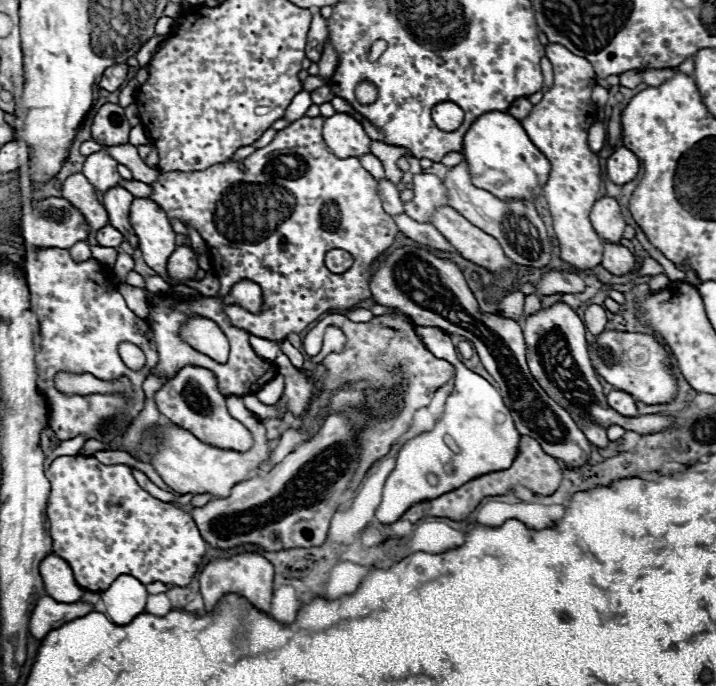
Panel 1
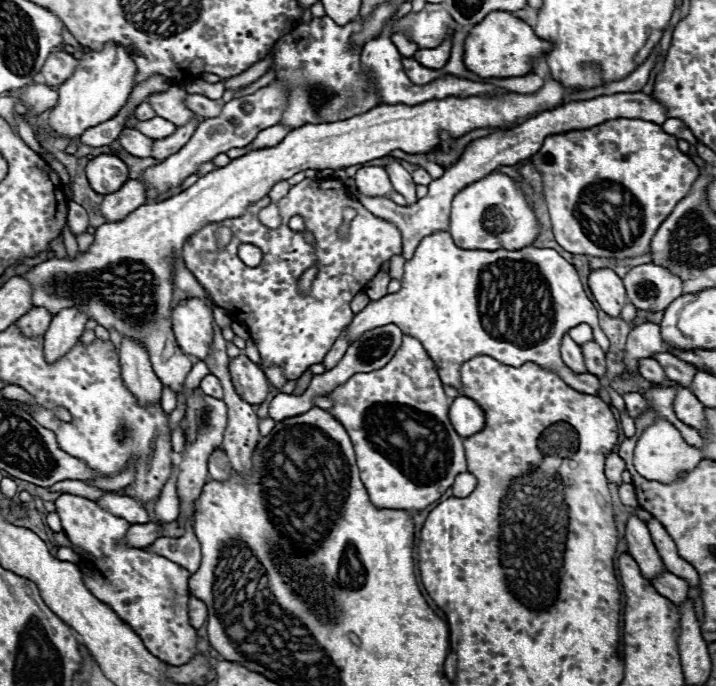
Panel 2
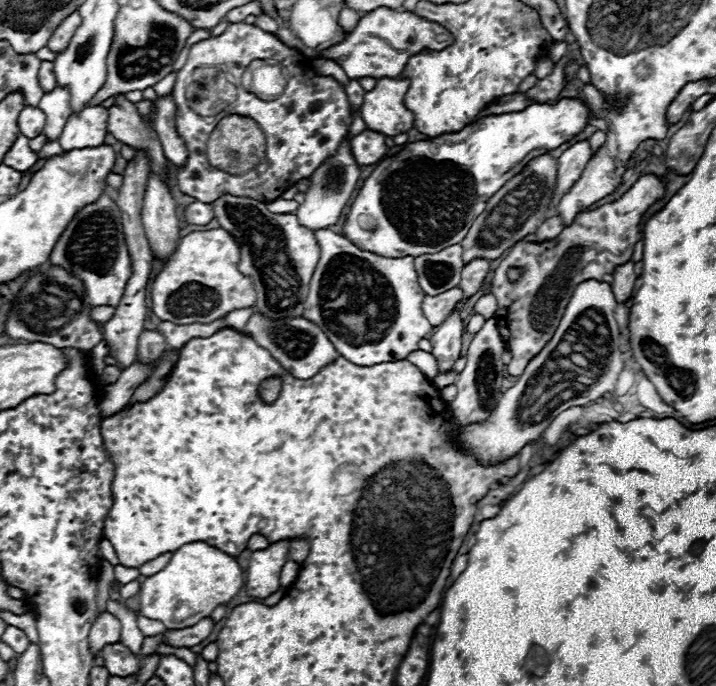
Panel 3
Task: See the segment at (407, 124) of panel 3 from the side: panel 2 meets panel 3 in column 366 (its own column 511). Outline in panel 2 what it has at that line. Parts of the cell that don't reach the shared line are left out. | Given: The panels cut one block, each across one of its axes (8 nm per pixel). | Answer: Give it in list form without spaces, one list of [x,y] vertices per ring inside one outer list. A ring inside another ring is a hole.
[[[546,74],[542,88],[534,94],[506,92],[498,96],[448,96],[442,100],[426,100],[416,106],[382,104],[348,120],[306,124],[304,128],[292,130],[278,146],[248,152],[232,160],[228,166],[198,178],[196,184],[168,200],[142,204],[122,222],[102,224],[96,228],[94,244],[76,258],[52,258],[34,266],[30,272],[22,274],[32,284],[32,304],[46,306],[52,314],[80,304],[100,326],[114,326],[120,334],[142,340],[162,384],[180,392],[192,362],[180,350],[172,332],[172,252],[180,252],[182,244],[206,222],[238,218],[248,204],[264,198],[276,182],[288,180],[298,172],[348,168],[388,156],[392,150],[408,154],[432,152],[440,144],[442,132],[450,138],[460,138],[480,128],[508,128],[520,118],[562,104],[564,98],[574,92],[576,88],[566,88]]]

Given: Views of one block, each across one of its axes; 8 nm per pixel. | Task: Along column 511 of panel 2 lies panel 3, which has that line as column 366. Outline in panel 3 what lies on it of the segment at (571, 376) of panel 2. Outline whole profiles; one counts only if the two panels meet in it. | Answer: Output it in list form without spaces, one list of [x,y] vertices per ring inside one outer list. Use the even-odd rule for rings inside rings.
[[[320,228],[314,230],[316,242],[320,246],[320,260],[316,266],[316,272],[310,280],[308,300],[304,302],[304,316],[306,320],[312,320],[316,326],[324,328],[326,336],[332,340],[334,348],[350,362],[360,366],[372,366],[392,360],[402,360],[408,356],[408,352],[414,352],[418,348],[418,342],[422,338],[428,338],[434,330],[434,326],[426,320],[422,312],[422,298],[426,296],[424,290],[418,284],[418,272],[414,268],[414,258],[384,258],[374,252],[364,252],[344,236]]]

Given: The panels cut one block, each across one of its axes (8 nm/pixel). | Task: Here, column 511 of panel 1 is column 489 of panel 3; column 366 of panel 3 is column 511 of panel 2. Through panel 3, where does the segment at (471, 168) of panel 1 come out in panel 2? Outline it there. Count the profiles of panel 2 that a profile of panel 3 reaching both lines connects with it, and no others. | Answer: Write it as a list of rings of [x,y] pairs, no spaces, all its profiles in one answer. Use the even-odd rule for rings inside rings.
[[[494,170],[488,176],[468,184],[454,196],[448,232],[460,248],[516,250],[526,248],[538,238],[540,222],[536,218],[534,208],[528,204],[528,196],[524,194],[522,184]]]

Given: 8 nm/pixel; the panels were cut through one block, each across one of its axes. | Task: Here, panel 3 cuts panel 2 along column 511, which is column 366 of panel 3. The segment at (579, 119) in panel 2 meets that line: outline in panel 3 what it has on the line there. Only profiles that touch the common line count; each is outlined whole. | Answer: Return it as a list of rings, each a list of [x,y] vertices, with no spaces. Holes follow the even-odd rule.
[[[364,130],[362,134],[354,136],[354,140],[350,142],[352,146],[352,156],[360,166],[368,166],[378,162],[380,158],[384,158],[384,154],[388,152],[388,146],[384,142],[384,134],[380,132],[372,132],[372,130]]]

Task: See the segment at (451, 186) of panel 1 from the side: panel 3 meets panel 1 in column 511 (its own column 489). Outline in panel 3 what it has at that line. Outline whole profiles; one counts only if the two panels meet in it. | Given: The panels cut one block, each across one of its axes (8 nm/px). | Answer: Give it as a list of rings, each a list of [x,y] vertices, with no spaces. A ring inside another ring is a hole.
[[[548,152],[542,154],[542,156],[536,156],[532,158],[524,168],[522,172],[518,172],[512,180],[508,180],[508,184],[504,184],[490,200],[488,200],[488,206],[486,210],[474,220],[472,228],[468,230],[468,236],[462,240],[462,248],[464,248],[464,264],[468,264],[472,258],[480,256],[480,258],[488,258],[488,260],[494,260],[498,258],[504,250],[512,248],[512,244],[516,244],[518,240],[522,240],[524,236],[528,234],[534,234],[534,230],[550,216],[556,216],[556,208],[554,212],[550,210],[550,202],[552,202],[552,196],[554,196],[554,188],[556,188],[556,178],[558,178],[558,158],[552,158]]]

